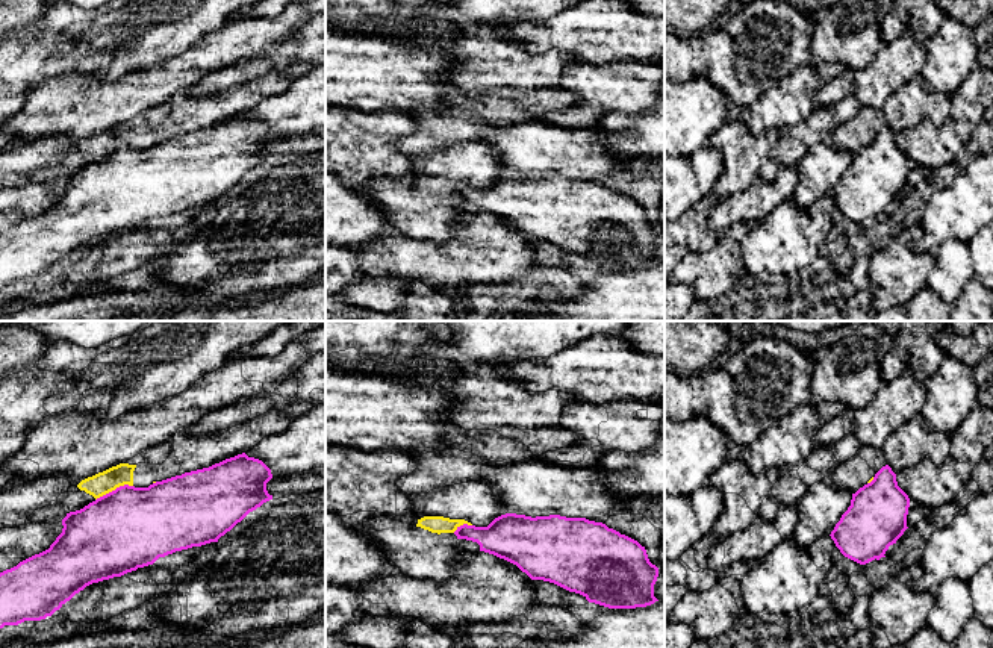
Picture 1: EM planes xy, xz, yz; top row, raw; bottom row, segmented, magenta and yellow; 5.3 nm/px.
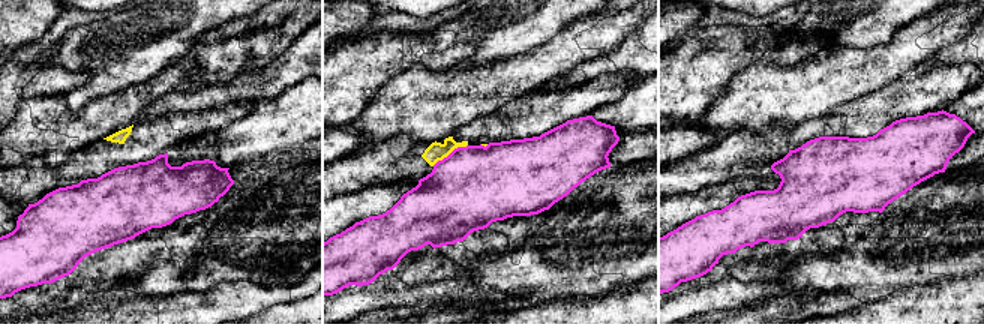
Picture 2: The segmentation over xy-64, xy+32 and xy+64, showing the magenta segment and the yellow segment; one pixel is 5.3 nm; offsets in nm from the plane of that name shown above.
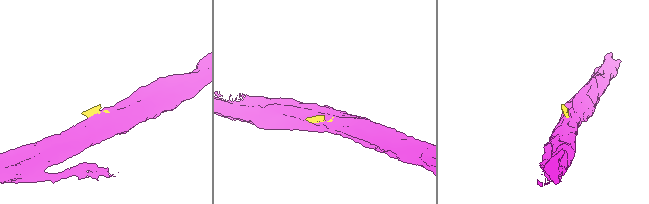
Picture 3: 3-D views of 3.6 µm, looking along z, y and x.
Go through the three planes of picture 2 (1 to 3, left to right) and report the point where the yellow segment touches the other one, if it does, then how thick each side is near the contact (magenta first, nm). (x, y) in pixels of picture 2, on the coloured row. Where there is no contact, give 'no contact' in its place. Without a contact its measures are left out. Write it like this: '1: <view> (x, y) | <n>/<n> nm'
1: no contact
2: xy+32 (450, 153) | 440/100 nm
3: no contact

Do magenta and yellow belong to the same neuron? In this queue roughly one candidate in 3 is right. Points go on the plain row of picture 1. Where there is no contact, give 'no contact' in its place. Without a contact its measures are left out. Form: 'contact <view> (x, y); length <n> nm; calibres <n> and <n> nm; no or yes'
contact xy (115, 150); length 220 nm; calibres 440 and 120 nm; no

